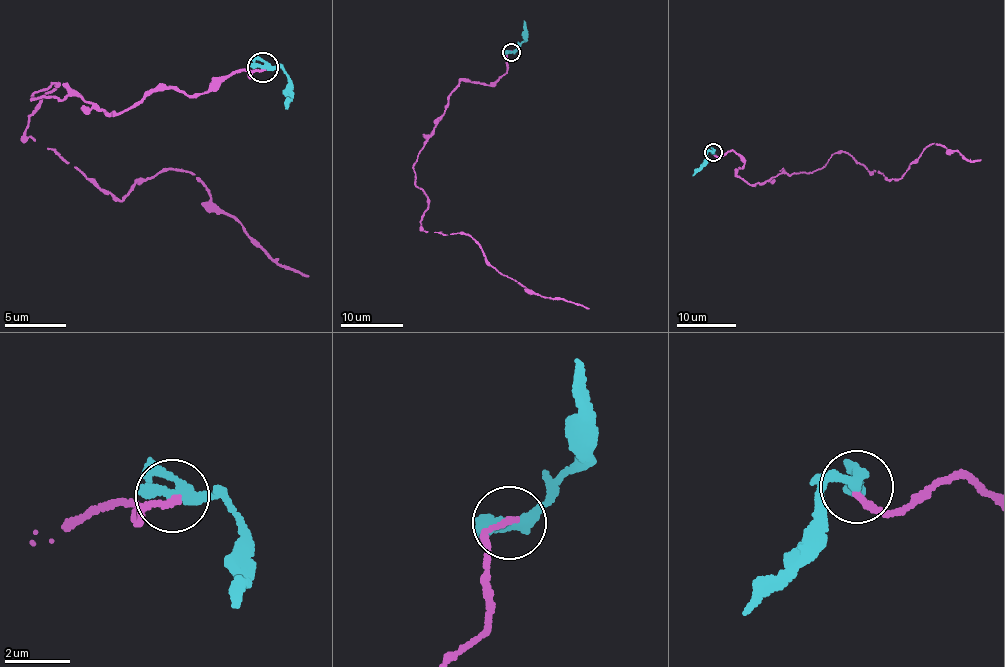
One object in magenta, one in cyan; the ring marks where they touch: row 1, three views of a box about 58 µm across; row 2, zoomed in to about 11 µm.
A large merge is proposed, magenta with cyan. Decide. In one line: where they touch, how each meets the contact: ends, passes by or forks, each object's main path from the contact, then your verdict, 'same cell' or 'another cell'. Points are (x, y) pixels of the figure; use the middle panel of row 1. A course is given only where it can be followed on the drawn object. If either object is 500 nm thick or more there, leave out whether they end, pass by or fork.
at (511, 52); magenta ends there; cyan passes by; magenta runs (511, 52), (495, 82), (462, 80), (428, 135), (413, 166), (420, 227), (462, 233), (532, 292), (589, 309); cyan runs (511, 52), (526, 35), (523, 21); same cell

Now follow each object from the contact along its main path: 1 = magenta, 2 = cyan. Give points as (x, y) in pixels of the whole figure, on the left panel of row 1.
1: (263, 68), (106, 114), (30, 95), (54, 82), (24, 132), (121, 199), (159, 173), (197, 177), (309, 276)
2: (263, 68), (274, 66), (288, 77), (289, 96), (284, 109)

